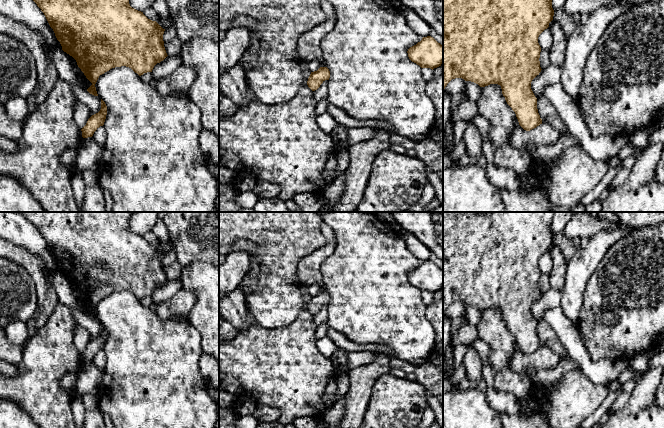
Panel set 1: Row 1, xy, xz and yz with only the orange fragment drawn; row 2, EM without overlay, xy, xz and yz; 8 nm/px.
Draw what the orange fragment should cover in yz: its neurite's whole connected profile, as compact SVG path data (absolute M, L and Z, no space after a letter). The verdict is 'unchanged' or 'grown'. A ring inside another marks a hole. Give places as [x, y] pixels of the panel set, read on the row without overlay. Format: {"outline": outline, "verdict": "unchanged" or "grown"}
{"outline": "M443 212L443 314L447 308L455 302L462 302L465 305L471 305L480 311L490 308L501 310L502 318L507 328L515 336L519 349L526 355L530 355L540 348L542 343L537 333L537 322L532 313L532 304L541 296L540 276L541 271L538 267L539 259L549 251L553 244L554 234L552 232L552 220L555 212Z", "verdict": "unchanged"}

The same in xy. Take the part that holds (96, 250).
{"outline": "M17 212L17 213L23 215L29 222L31 222L44 237L50 251L53 253L55 257L57 264L60 266L62 270L62 274L76 284L78 291L84 297L86 302L92 307L92 309L87 313L87 315L94 320L98 320L95 308L99 300L109 295L110 293L115 291L126 290L131 292L135 297L141 300L144 297L152 296L154 290L157 287L163 285L168 280L163 265L163 258L165 253L163 253L156 245L148 243L143 238L143 236L132 232L129 228L130 218L135 212Z", "verdict": "unchanged"}

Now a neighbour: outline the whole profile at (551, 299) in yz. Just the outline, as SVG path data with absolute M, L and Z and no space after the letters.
M550 288L532 304L531 313L536 322L544 320L544 312L546 310L560 307L562 299L562 291Z

